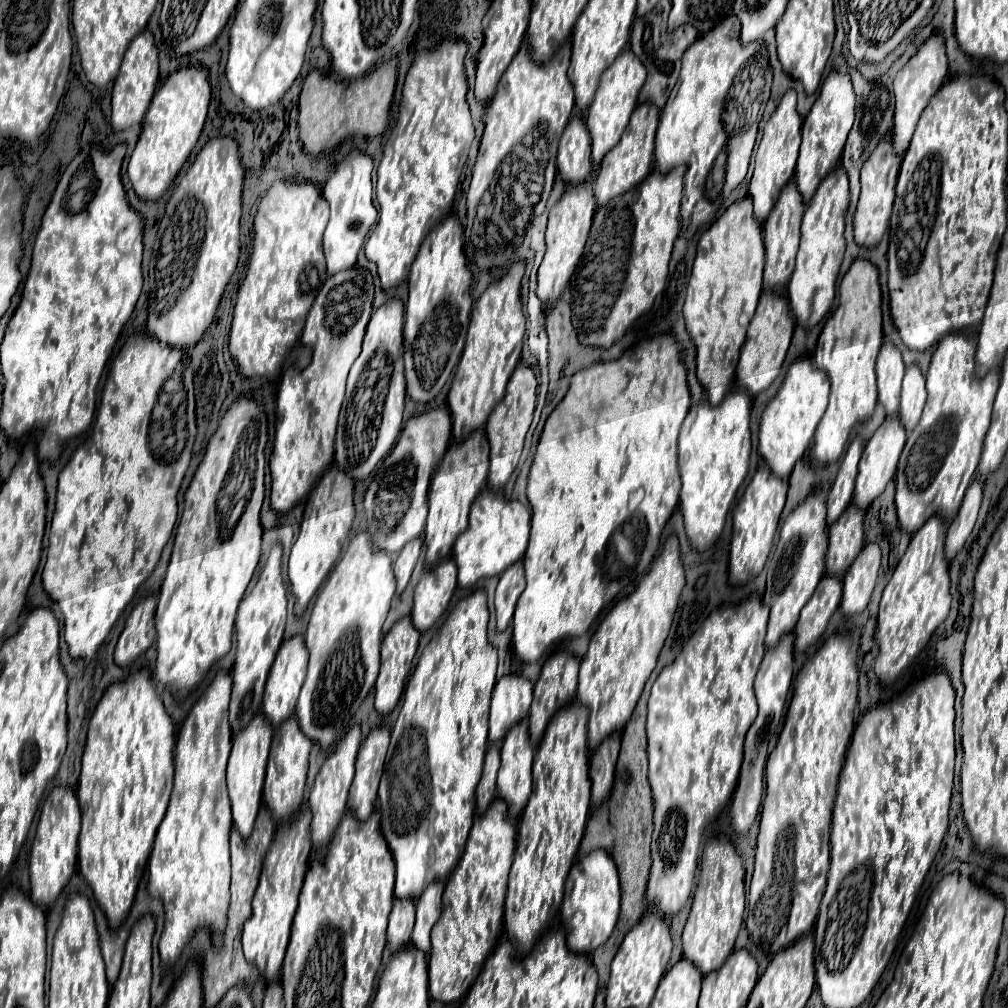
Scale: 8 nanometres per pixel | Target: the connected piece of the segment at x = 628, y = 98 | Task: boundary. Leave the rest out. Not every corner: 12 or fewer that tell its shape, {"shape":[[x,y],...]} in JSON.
{"shape":[[630,49],[600,77],[586,125],[596,165],[620,141],[646,69]]}

